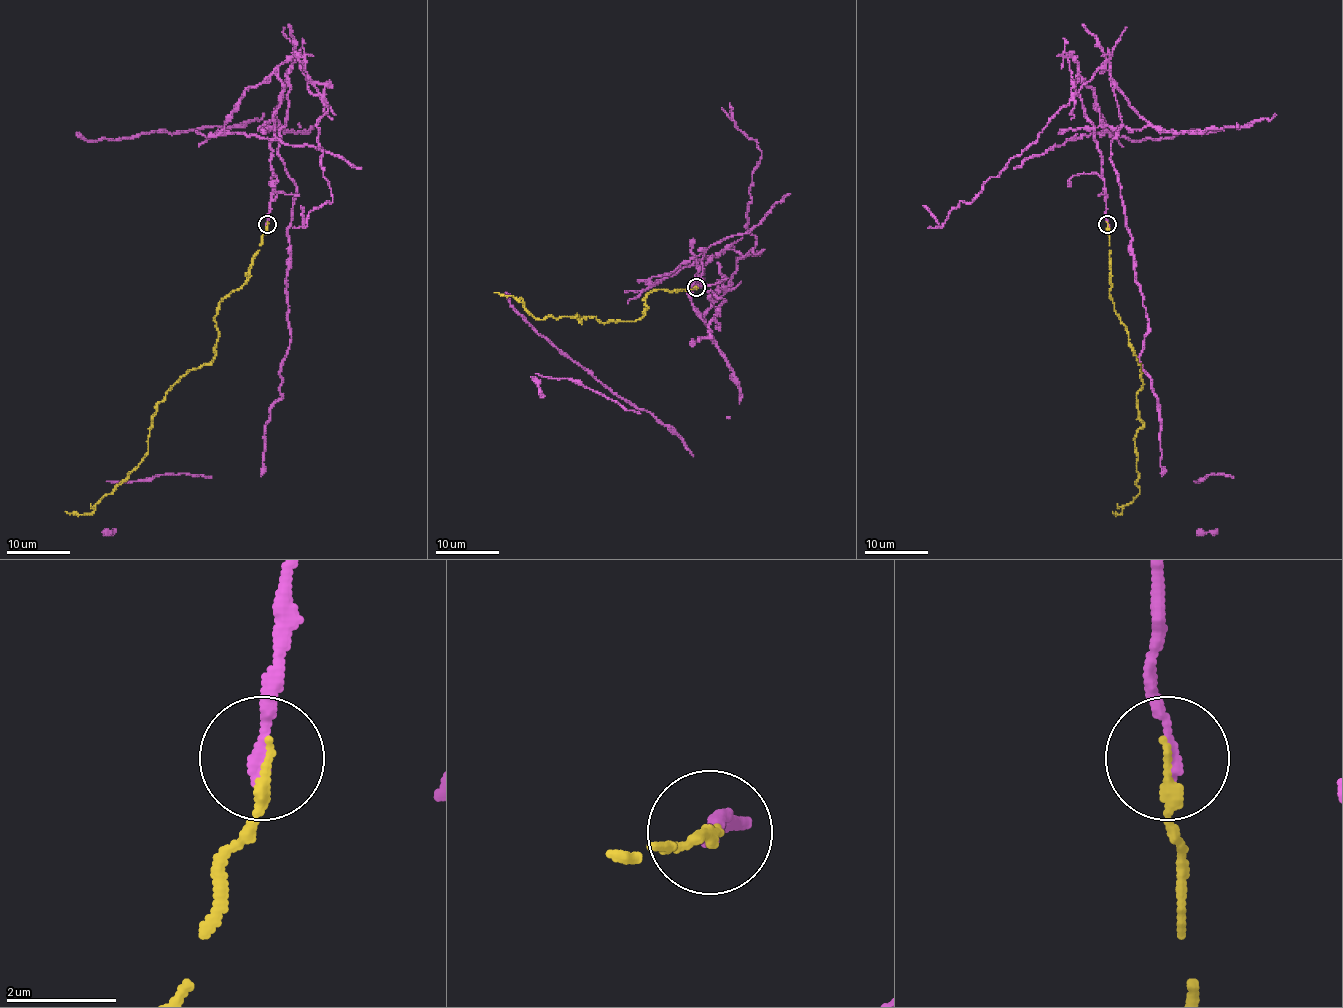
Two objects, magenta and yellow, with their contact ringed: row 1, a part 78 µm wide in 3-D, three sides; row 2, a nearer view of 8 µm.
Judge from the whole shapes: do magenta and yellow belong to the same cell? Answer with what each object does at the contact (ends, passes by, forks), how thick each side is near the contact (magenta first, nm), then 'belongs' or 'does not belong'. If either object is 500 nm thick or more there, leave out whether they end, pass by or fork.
magenta ends | yellow ends | 240/240 nm | does not belong

